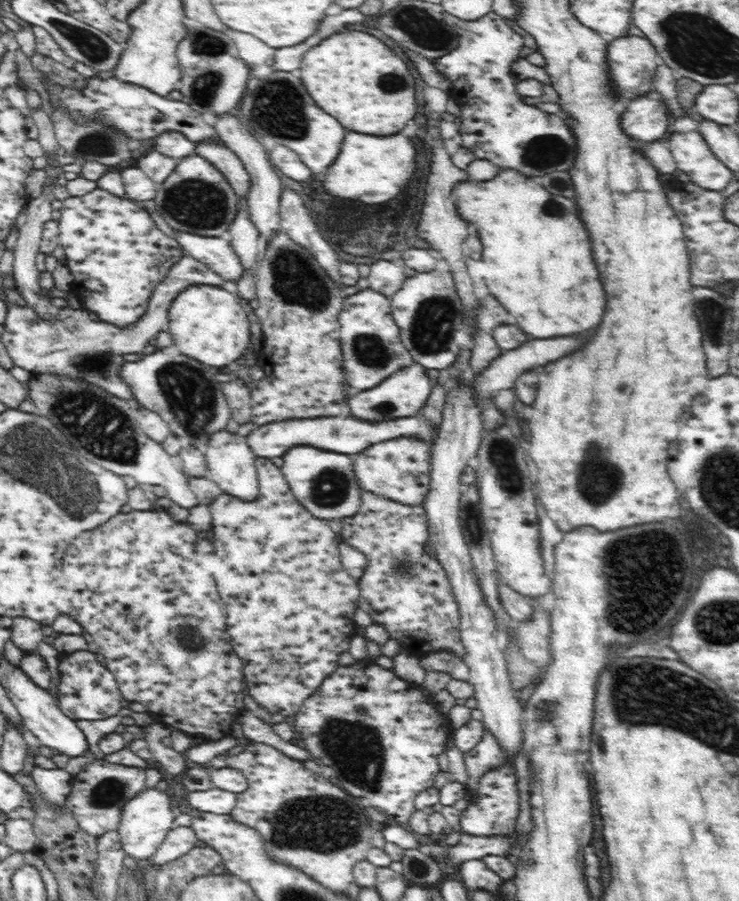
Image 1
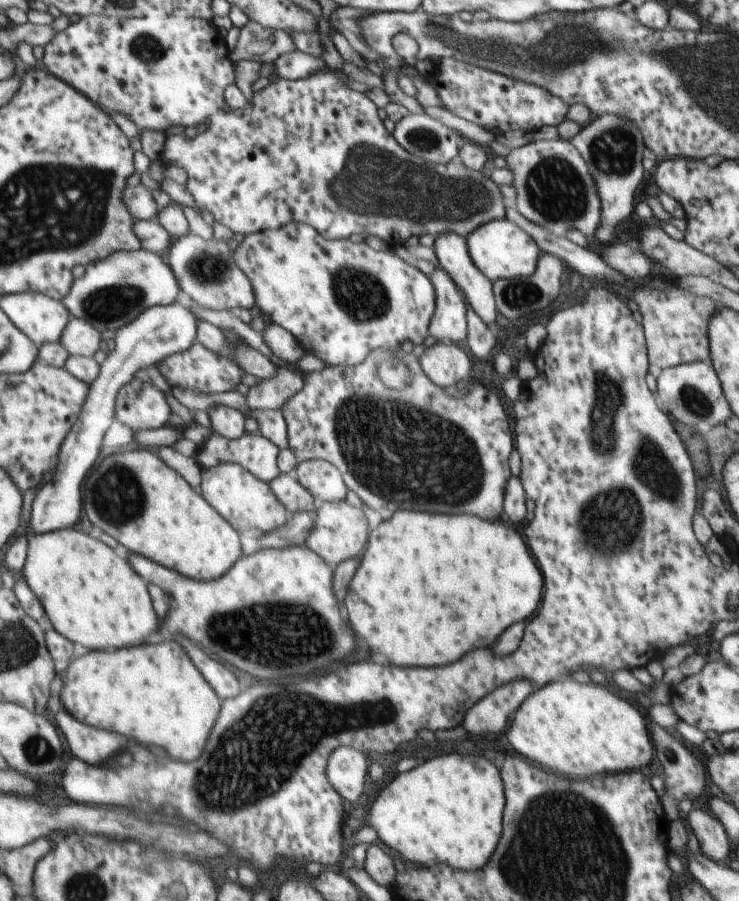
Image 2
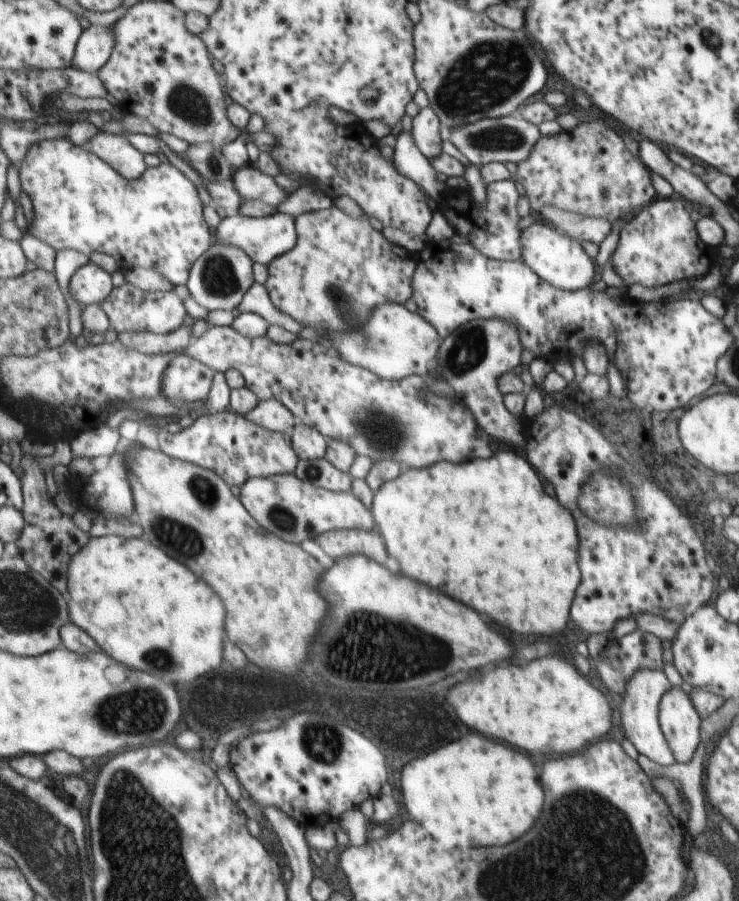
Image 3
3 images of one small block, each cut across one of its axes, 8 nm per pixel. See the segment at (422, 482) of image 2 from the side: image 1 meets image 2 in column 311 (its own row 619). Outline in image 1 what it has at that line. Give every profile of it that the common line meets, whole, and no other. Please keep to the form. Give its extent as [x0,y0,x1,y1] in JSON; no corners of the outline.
[340,491,465,660]

